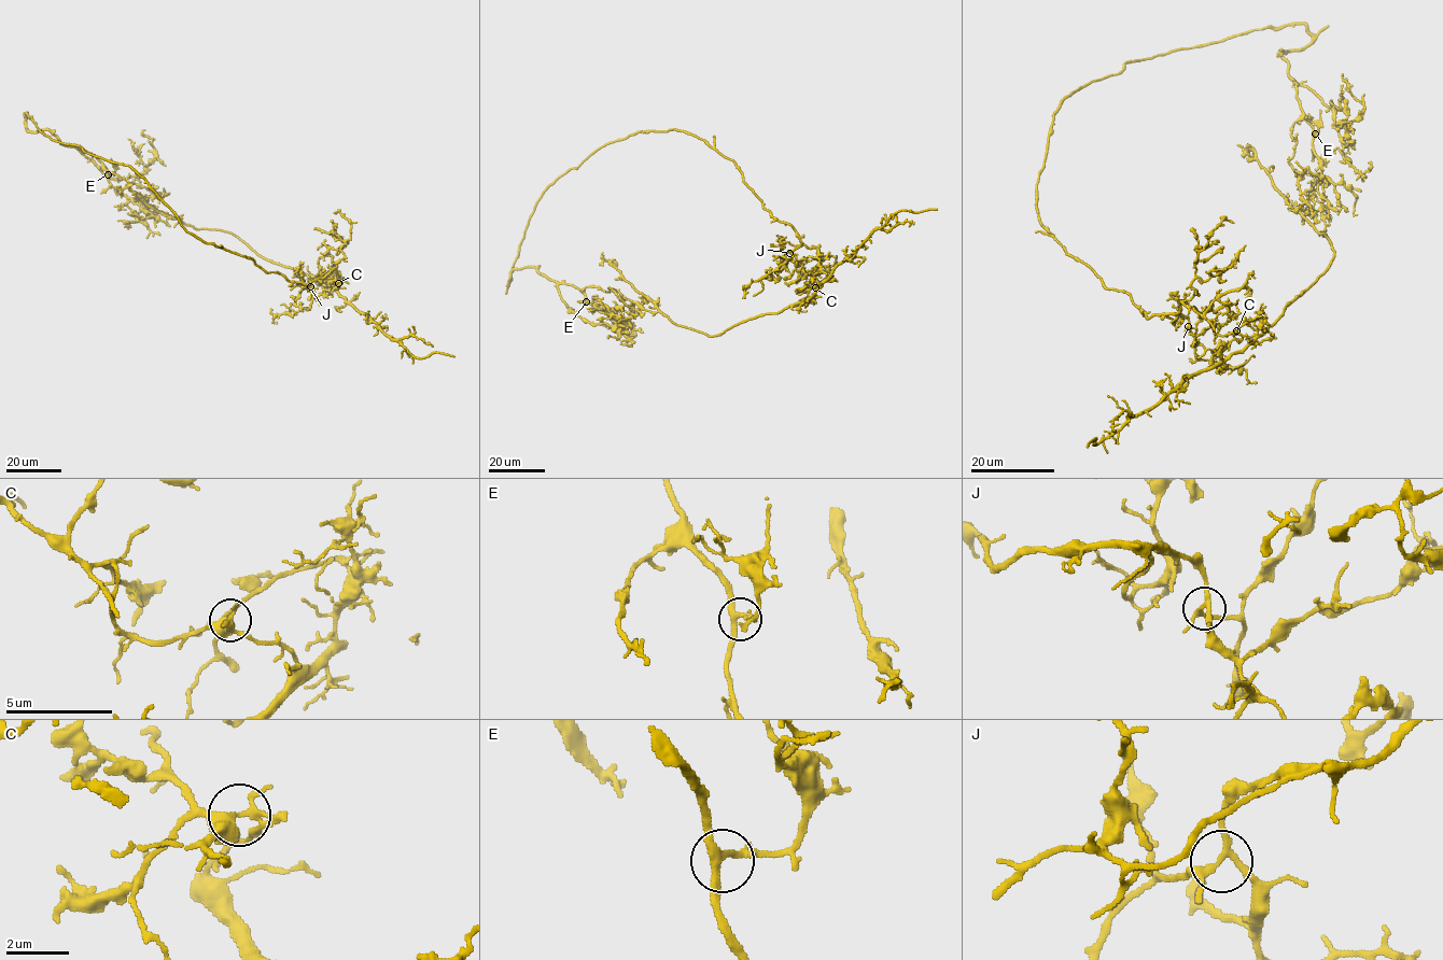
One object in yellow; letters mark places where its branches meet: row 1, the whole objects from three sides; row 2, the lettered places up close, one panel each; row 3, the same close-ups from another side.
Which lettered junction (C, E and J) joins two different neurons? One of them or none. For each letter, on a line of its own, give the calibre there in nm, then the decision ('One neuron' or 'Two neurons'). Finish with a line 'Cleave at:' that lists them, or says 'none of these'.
C: Thickness 320 nm. Two neurons
E: Thickness 240 nm. One neuron
J: Thickness 200 nm. One neuron
Cleave at: C

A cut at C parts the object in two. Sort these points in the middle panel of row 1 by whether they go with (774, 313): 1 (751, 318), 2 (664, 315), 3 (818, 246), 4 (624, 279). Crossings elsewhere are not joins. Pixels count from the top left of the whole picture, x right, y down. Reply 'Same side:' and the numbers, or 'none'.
Same side: 1, 2, 4

